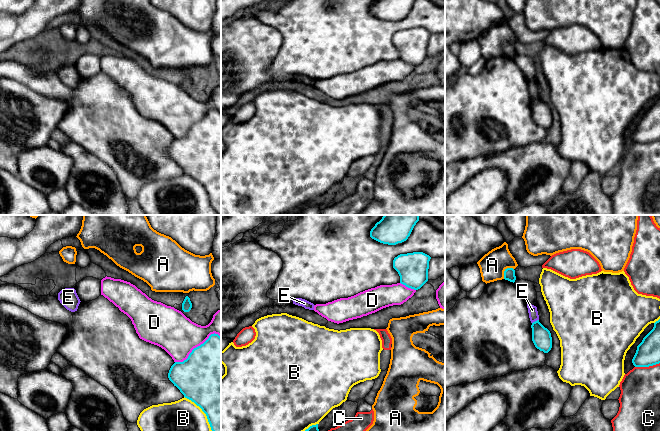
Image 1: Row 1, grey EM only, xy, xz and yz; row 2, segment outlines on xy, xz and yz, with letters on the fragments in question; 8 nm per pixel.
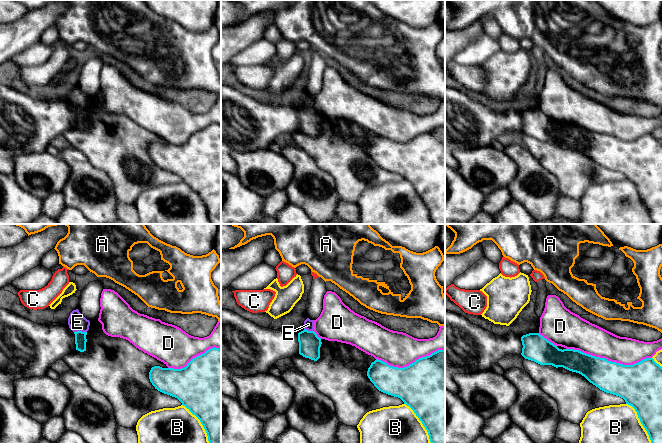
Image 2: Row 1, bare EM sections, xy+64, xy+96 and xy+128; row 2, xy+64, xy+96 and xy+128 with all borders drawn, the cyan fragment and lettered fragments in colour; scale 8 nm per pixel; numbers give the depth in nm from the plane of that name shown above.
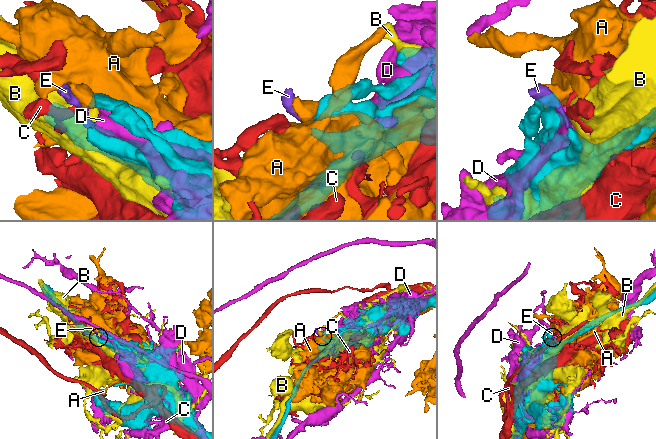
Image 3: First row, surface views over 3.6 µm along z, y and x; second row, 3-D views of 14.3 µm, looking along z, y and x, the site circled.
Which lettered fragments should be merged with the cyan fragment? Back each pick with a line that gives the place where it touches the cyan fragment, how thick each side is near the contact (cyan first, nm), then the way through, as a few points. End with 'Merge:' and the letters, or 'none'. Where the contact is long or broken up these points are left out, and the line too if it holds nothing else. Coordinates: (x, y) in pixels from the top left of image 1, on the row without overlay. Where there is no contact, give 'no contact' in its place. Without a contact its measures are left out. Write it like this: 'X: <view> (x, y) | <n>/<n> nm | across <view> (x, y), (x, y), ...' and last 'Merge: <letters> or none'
Merge: none

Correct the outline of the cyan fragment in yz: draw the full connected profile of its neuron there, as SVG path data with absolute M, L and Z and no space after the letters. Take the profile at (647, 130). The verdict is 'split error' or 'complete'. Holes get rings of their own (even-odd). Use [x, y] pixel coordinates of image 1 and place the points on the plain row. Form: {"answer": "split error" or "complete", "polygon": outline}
{"answer": "complete", "polygon": "M660 95L637 122L632 139L635 143L649 143L660 139Z"}

